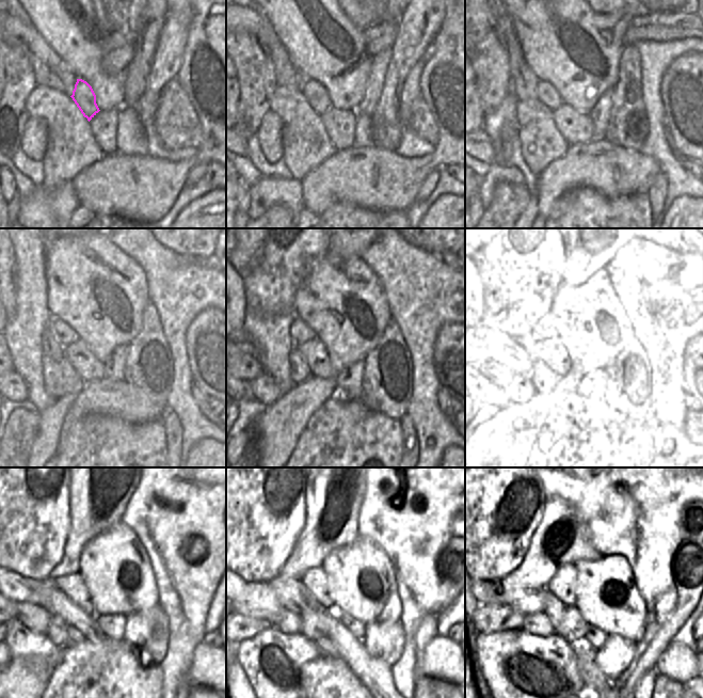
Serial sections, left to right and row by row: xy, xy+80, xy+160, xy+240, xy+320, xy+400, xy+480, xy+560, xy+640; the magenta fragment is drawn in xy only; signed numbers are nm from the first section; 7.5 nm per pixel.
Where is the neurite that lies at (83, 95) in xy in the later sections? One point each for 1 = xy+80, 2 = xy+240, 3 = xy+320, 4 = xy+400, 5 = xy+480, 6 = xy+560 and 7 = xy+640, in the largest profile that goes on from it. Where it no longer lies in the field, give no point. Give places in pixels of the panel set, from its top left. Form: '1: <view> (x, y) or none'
1: xy+80 (315, 93)
2: xy+240 (65, 334)
3: xy+320 (300, 333)
4: xy+400 (544, 329)
5: xy+480 (99, 491)
6: xy+560 (334, 494)
7: xy+640 (561, 537)

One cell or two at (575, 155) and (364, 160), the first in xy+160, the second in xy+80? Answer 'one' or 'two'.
one

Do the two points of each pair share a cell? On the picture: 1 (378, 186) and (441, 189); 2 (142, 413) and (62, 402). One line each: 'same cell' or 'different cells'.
1: different cells
2: different cells

